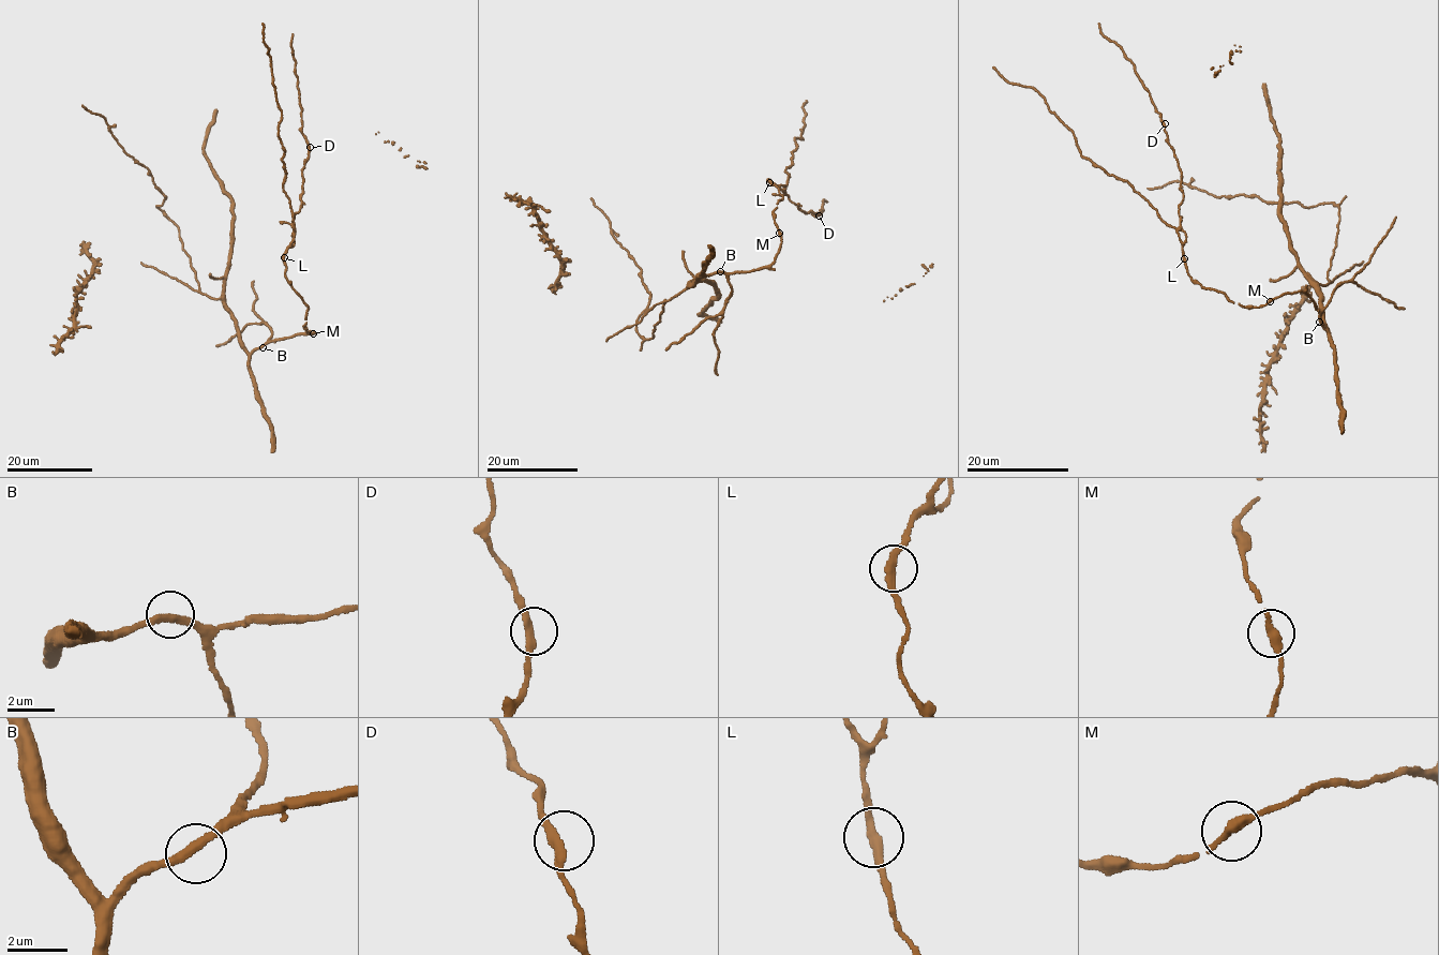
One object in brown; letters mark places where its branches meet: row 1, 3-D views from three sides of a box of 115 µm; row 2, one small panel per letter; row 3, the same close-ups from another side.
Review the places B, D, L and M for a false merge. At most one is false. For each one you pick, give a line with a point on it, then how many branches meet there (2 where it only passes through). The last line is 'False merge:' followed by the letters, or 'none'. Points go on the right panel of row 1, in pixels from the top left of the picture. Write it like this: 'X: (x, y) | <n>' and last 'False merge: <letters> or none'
False merge: none

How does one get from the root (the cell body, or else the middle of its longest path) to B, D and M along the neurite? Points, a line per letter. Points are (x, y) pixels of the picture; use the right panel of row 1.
B: (1312, 299), (1319, 322)
D: (1312, 299), (1299, 292), (1247, 308), (1193, 280), (1178, 235), (1183, 198), (1181, 172), (1165, 123)
M: (1312, 299), (1302, 291), (1270, 301)

